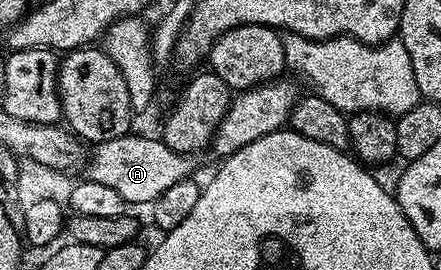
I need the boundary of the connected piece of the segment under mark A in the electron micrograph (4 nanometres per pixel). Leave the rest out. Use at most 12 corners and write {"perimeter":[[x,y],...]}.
{"perimeter":[[129,133],[95,144],[86,178],[151,205],[192,155]]}

